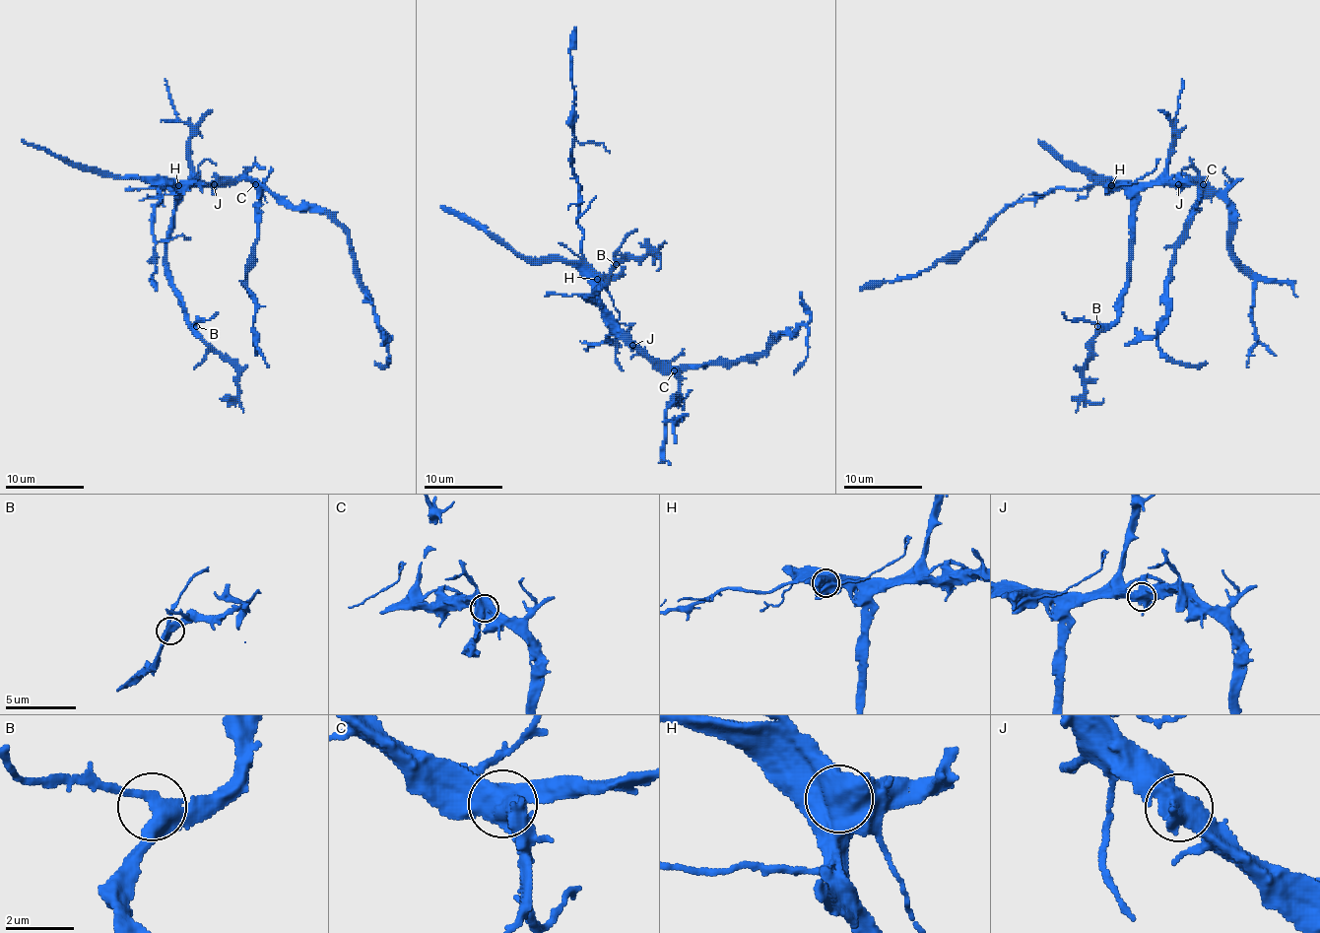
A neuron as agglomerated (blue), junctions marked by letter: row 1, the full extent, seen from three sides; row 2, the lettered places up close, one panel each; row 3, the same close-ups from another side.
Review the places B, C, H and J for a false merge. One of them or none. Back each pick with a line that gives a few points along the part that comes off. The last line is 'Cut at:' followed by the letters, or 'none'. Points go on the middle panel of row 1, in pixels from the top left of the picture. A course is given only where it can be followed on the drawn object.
H: (598, 278), (582, 252), (584, 230), (578, 218), (578, 184), (572, 166), (570, 36), (576, 27)
Cut at: H

